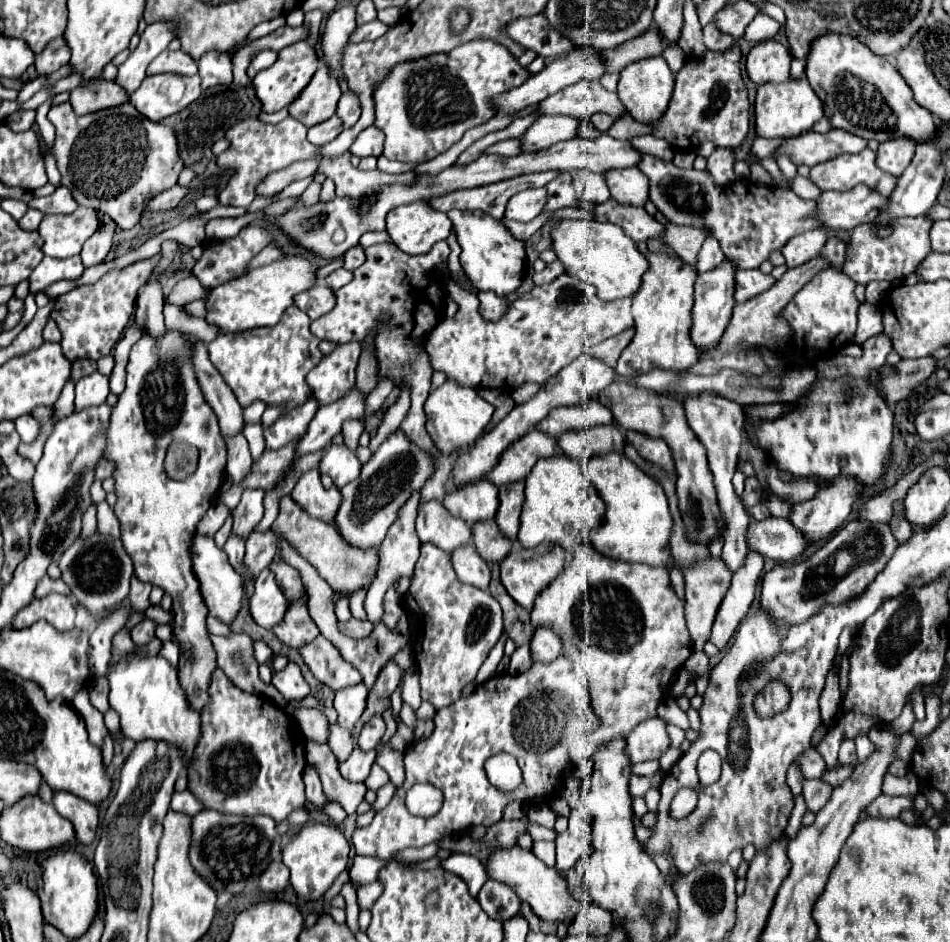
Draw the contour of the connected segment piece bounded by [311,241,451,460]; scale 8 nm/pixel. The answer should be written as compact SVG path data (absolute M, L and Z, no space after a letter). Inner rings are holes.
M446 241L437 242L431 252L423 256L409 256L401 252L393 242L383 242L383 244L365 248L365 256L367 256L365 264L353 272L353 280L347 286L335 292L337 296L335 308L329 314L313 320L311 324L311 332L321 340L331 340L337 344L345 344L349 340L363 342L367 332L377 324L377 318L381 316L381 312L391 314L391 328L381 330L375 340L379 368L381 368L381 374L389 374L395 382L405 378L411 384L413 404L401 424L401 430L405 432L405 436L409 436L413 444L417 444L435 460L441 458L441 450L433 444L431 436L427 436L425 418L423 418L423 404L431 390L433 368L429 364L427 354L421 352L421 344L441 320L443 292L439 290L439 280L437 284L425 284L425 280L433 278L431 272L435 270L435 266L443 264L448 259L450 252ZM427 316L429 316L429 324L425 326ZM421 328L429 328L429 332L423 332Z

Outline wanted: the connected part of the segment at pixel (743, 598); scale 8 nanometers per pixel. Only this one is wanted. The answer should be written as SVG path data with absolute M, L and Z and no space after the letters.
M749 552L745 566L737 570L737 576L733 576L731 586L725 594L725 600L721 602L721 608L717 610L717 616L713 622L711 642L717 648L727 646L727 642L731 640L739 622L747 616L749 606L755 598L755 586L757 586L757 578L763 570L763 562L765 562L765 558L761 554Z

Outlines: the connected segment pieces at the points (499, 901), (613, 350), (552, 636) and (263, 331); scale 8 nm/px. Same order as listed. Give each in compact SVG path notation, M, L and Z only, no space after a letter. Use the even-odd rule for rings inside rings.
M487 880L483 884L477 900L487 916L501 920L501 922L513 918L519 910L519 904L521 904L517 894L509 886L495 882L495 880Z
M629 328L629 330L617 334L617 336L609 338L609 340L605 340L605 342L597 344L597 346L593 348L593 354L599 356L603 362L615 366L615 364L617 364L617 358L621 356L621 352L629 346L629 340L633 338L633 332L635 332L635 328Z
M537 628L533 632L533 638L531 638L531 658L535 662L549 664L549 662L557 660L561 650L563 650L561 640L559 640L559 636L553 630Z
M289 306L281 322L275 326L223 334L209 344L209 360L229 384L241 408L261 400L267 406L281 408L281 416L285 416L311 398L311 388L305 384L305 376L321 362L323 354L319 350L319 340L309 332L309 324L311 318L305 312L297 306Z

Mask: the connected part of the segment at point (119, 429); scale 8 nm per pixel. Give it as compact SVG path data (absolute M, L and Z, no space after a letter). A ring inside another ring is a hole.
M167 330L161 340L153 340L153 336L141 336L139 342L133 344L129 352L127 364L127 388L119 396L117 404L113 406L109 428L107 428L107 446L105 446L105 460L115 464L113 480L115 480L115 516L121 524L121 540L125 550L133 558L135 576L141 582L149 582L151 586L163 588L173 598L173 624L177 624L177 632L181 632L181 644L193 652L193 664L179 664L179 682L185 690L189 700L189 708L197 708L203 712L205 704L209 704L209 680L217 670L217 652L211 644L211 634L207 630L207 614L209 608L201 596L199 582L193 576L193 556L189 556L189 544L197 534L197 524L201 516L213 506L219 496L219 488L225 478L225 464L227 464L227 444L219 432L217 416L213 416L213 408L205 404L205 396L201 396L201 386L197 384L197 376L193 376L193 364L189 364L189 342L181 340L187 332L181 330ZM175 440L191 442L199 448L199 464L197 470L183 482L171 480L163 470L163 460L167 446Z

